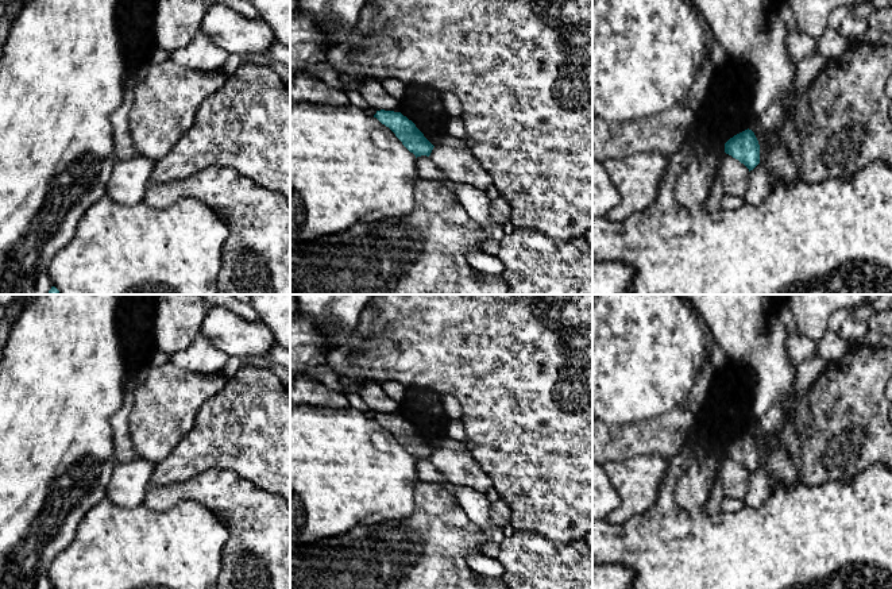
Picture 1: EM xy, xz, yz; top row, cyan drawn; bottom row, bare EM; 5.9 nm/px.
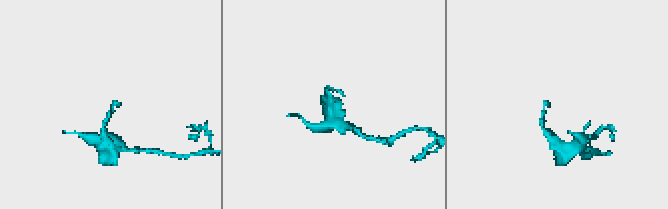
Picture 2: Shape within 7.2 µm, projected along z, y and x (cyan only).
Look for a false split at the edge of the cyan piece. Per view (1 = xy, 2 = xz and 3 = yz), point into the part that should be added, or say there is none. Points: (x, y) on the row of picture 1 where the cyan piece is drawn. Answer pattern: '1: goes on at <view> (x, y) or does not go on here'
1: does not go on here
2: does not go on here
3: does not go on here

